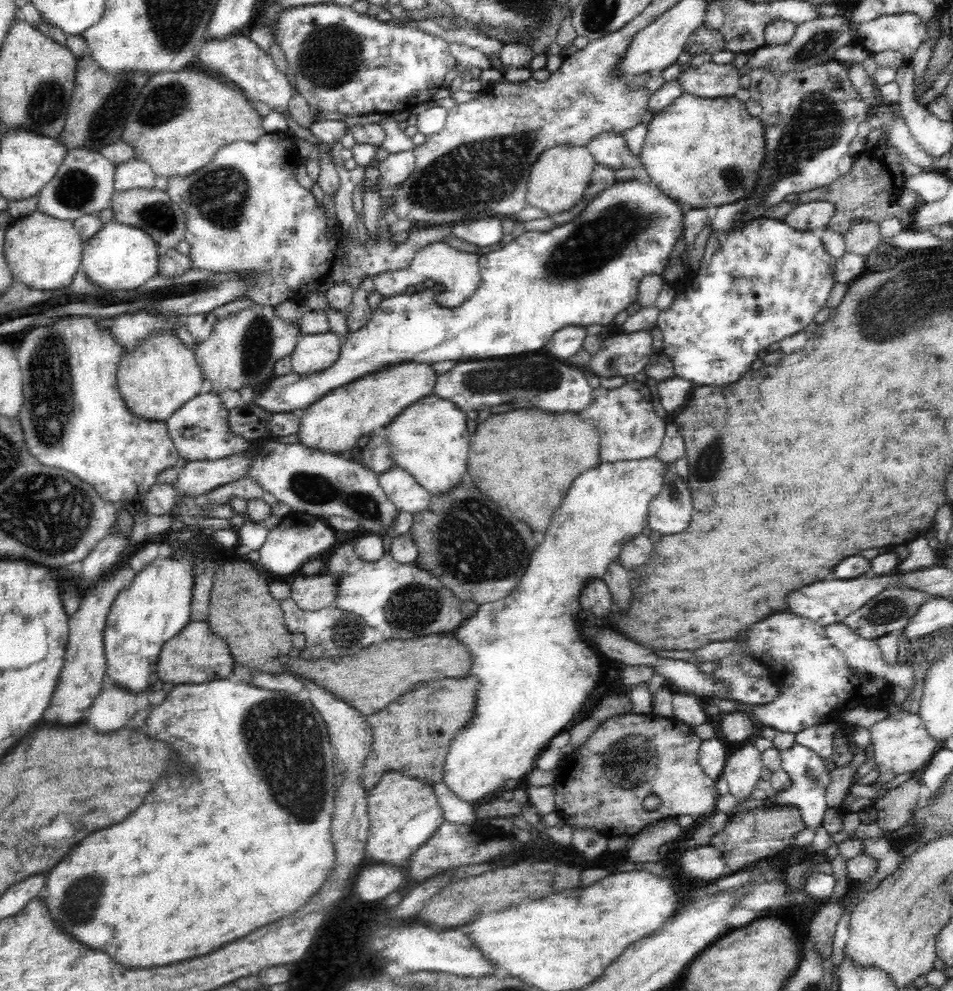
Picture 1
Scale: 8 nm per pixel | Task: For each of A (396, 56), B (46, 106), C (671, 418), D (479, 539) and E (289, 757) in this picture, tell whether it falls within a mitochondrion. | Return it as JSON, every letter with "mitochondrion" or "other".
{"A":"other","B":"mitochondrion","C":"other","D":"mitochondrion","E":"mitochondrion"}

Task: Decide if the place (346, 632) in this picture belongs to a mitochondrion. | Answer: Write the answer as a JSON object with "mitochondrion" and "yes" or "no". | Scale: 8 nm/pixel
{"mitochondrion":"yes"}

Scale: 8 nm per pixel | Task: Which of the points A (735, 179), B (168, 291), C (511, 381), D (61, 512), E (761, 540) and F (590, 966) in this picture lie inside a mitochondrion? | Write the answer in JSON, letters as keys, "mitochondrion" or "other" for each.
{"A":"mitochondrion","B":"mitochondrion","C":"mitochondrion","D":"mitochondrion","E":"other","F":"other"}

